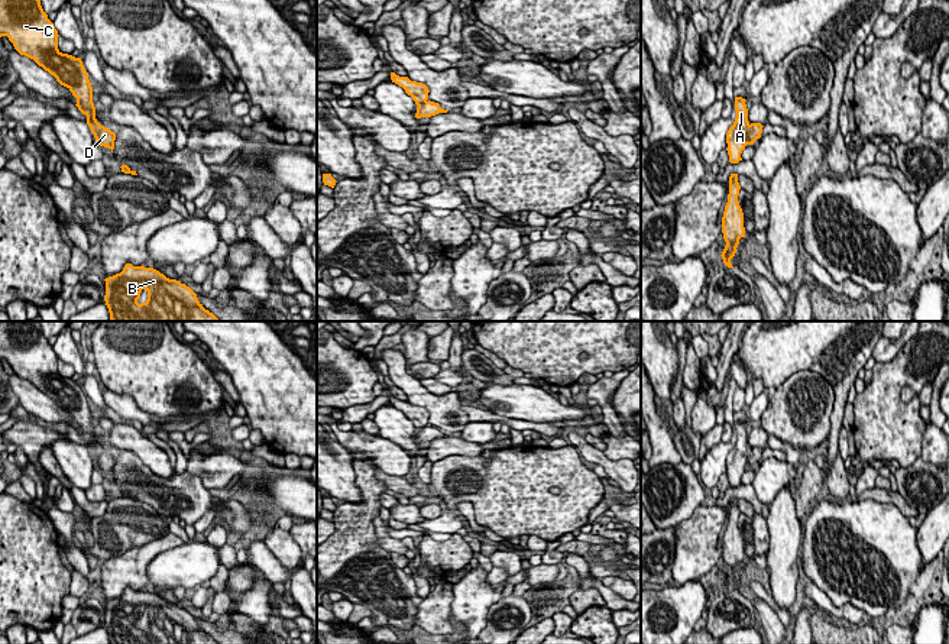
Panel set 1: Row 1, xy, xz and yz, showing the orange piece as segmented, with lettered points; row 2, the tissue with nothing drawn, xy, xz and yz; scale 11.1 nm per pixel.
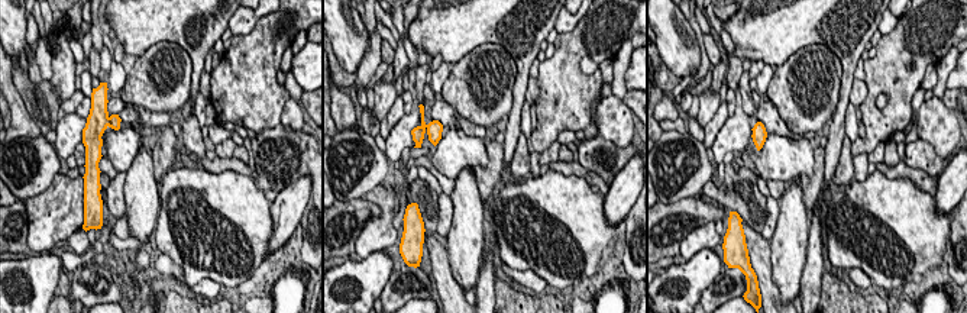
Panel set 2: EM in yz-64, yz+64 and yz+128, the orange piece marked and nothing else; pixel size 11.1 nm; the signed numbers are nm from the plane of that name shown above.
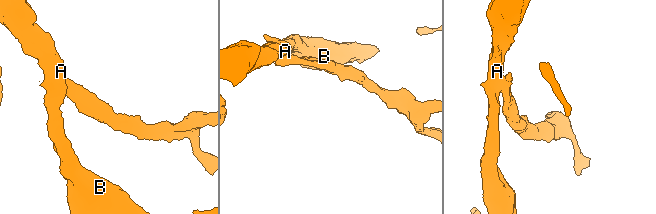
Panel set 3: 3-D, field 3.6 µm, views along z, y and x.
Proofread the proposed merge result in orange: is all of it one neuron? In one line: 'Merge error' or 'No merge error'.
Merge error

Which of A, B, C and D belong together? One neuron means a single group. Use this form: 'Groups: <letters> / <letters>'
Groups: A B C / D

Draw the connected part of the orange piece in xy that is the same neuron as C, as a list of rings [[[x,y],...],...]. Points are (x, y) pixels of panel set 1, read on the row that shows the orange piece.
[[[0,0],[0,38],[7,36],[14,49],[48,71],[77,98],[78,110],[87,116],[91,133],[97,135],[93,87],[81,58],[58,49],[58,30],[48,19],[41,0]]]

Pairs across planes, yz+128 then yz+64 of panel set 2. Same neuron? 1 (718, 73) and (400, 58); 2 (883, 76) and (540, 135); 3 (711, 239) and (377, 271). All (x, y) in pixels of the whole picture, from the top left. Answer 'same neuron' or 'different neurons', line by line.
1: same neuron
2: same neuron
3: different neurons

